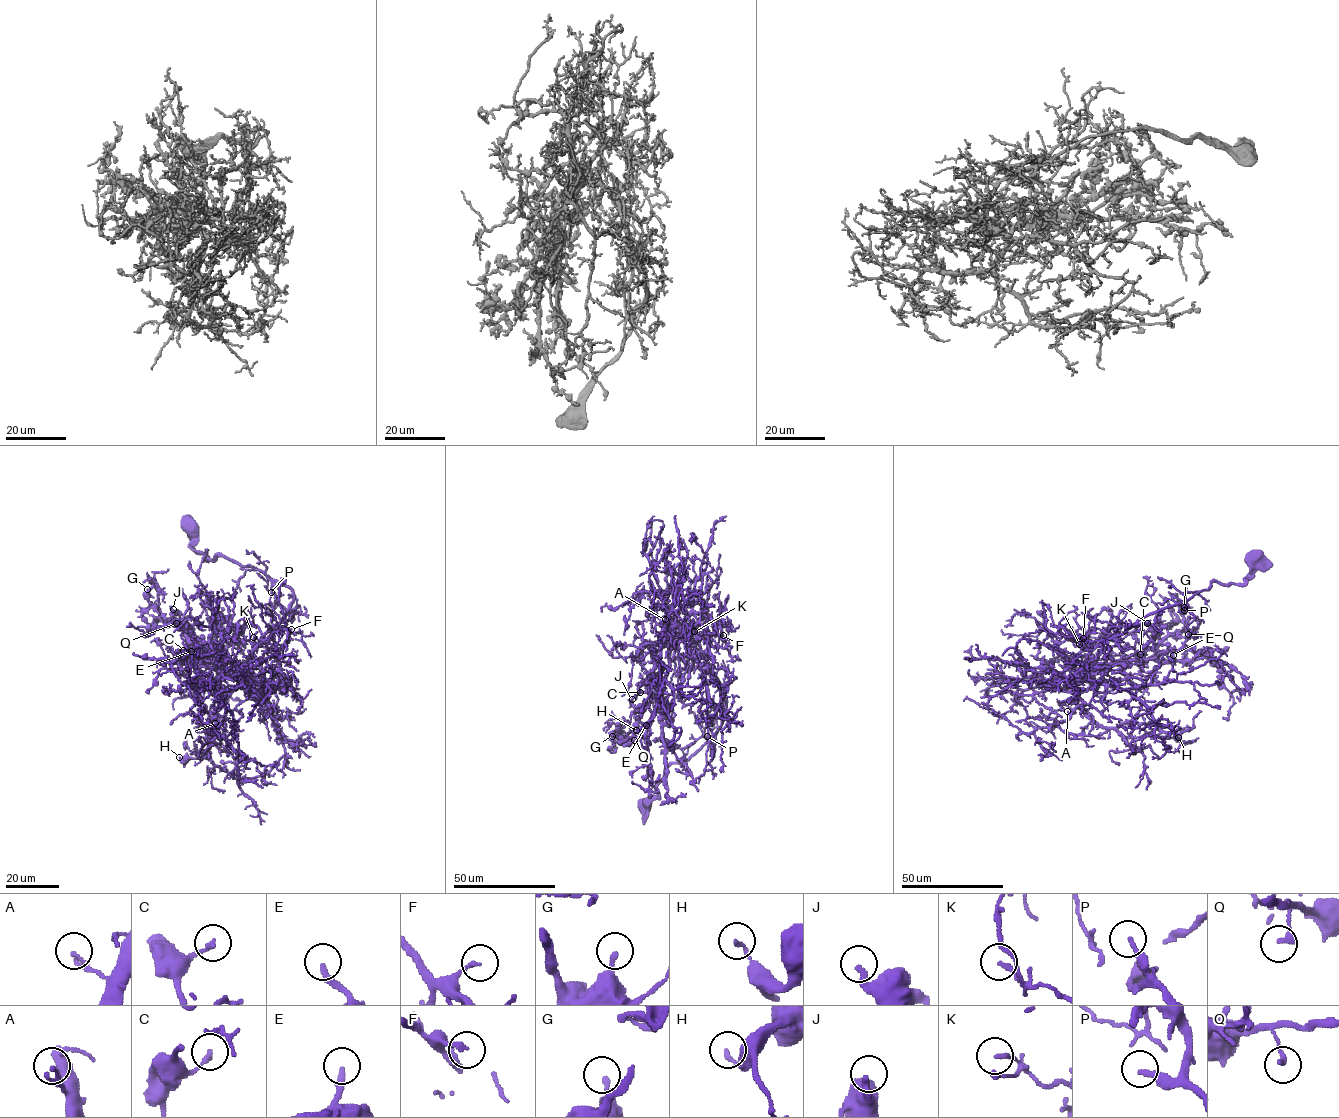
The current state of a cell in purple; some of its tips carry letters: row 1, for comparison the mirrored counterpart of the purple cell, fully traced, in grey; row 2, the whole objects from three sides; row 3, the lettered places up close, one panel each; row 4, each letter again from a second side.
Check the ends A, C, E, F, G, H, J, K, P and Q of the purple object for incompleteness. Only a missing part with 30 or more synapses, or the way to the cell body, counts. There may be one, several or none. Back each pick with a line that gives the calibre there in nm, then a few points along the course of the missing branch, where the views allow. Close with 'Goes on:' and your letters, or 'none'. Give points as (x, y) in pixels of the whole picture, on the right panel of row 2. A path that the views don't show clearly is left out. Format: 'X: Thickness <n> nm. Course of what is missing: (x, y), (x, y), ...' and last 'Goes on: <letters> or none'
E: Thickness 280 nm. Course of what is missing: (1173, 655), (1169, 644), (1172, 640)
Goes on: E

